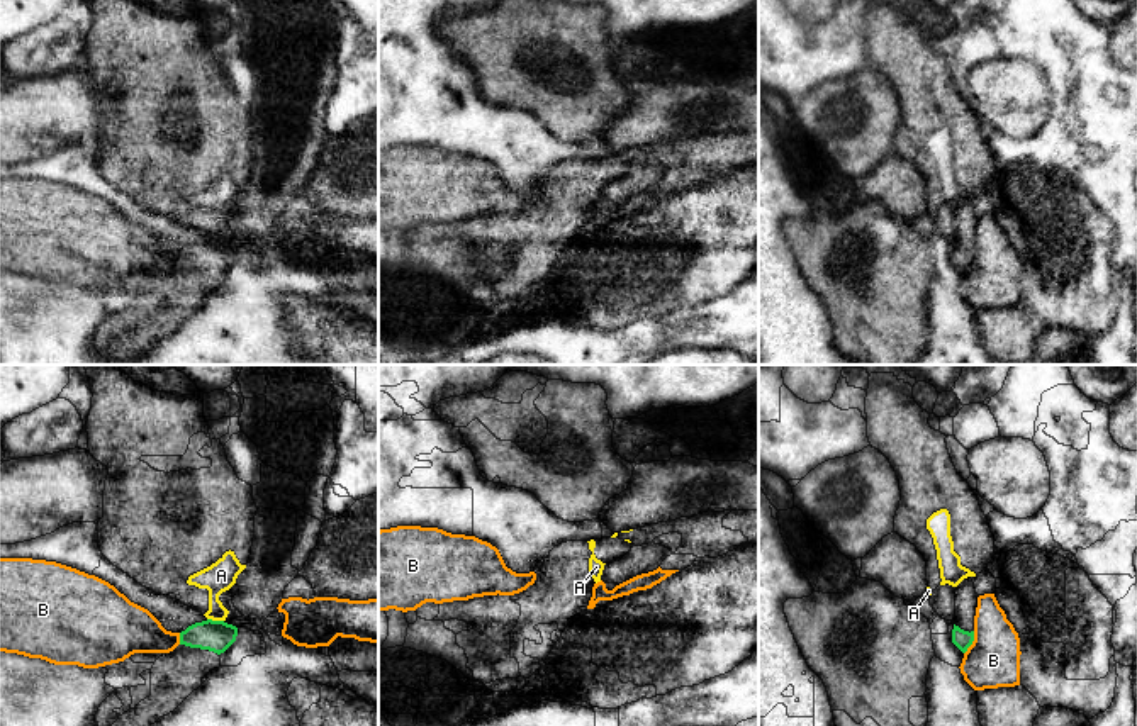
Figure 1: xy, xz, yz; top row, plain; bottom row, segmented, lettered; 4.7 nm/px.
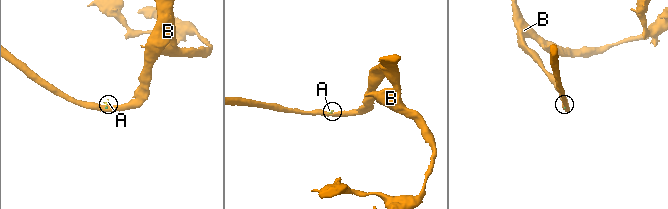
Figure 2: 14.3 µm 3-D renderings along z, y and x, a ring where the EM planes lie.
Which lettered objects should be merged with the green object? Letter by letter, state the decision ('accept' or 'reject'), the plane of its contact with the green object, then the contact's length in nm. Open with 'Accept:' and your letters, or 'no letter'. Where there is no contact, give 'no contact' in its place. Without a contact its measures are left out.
Accept: no letter
A: reject; contact in xy; length 80 nm
B: reject; contact in yz; length 120 nm

